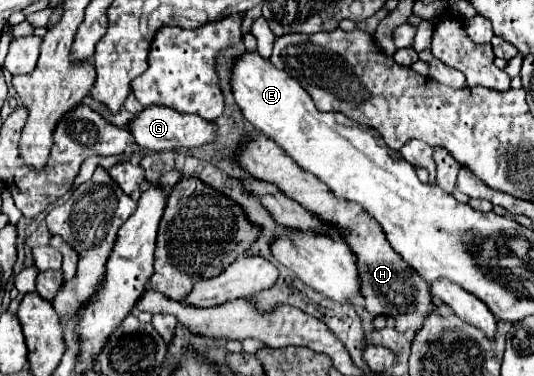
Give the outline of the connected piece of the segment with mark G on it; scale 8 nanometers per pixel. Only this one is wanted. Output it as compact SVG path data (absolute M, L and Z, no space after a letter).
M162 105L146 107L140 115L136 115L128 123L126 129L132 133L134 143L148 151L168 151L168 149L176 149L176 147L200 147L200 145L210 143L216 135L216 125L212 121L198 119L198 115L182 115L182 113L178 113L170 107L162 107Z

